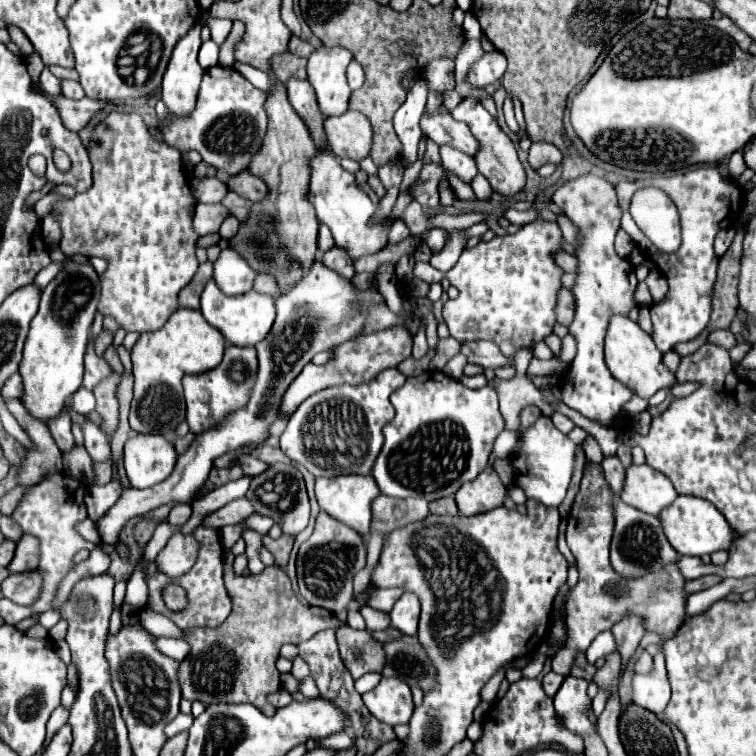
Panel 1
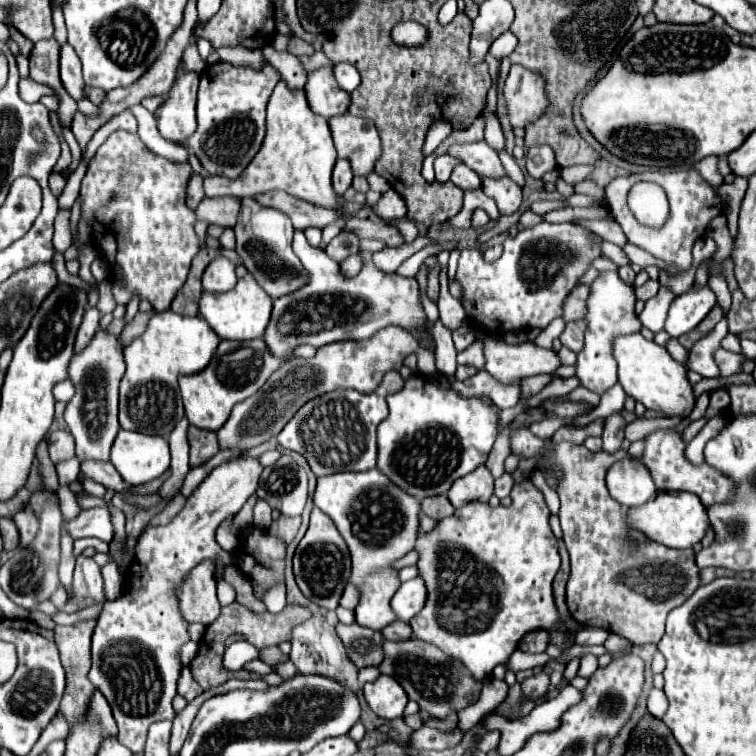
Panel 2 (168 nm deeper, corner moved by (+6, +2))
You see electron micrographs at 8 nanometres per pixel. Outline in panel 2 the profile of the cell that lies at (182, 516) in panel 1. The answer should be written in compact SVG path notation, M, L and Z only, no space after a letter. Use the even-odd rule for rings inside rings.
M238 455L232 457L230 461L218 465L188 497L184 509L174 517L172 523L164 527L150 527L146 529L138 543L136 543L136 553L134 561L130 563L128 571L124 575L132 575L126 579L124 593L116 601L106 601L98 625L92 635L92 669L90 669L90 681L94 687L106 697L106 701L112 707L114 719L118 723L118 741L128 747L132 753L142 753L148 727L154 721L164 721L164 719L174 719L174 709L172 709L172 697L176 695L176 681L180 677L180 647L190 641L188 635L188 621L182 617L180 607L178 607L178 597L176 589L184 583L184 577L200 563L200 561L222 561L226 559L226 565L230 565L230 553L224 551L216 539L214 531L216 527L228 517L234 515L242 509L246 499L256 491L258 487L258 477L262 473L264 465L256 457L248 455Z

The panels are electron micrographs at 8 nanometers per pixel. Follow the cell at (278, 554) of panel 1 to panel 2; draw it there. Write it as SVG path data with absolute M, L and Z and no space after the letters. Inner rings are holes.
M280 515L276 521L272 521L268 531L270 531L270 535L280 537L286 543L290 543L296 537L296 533L298 533L300 523L302 523L302 517L282 517Z

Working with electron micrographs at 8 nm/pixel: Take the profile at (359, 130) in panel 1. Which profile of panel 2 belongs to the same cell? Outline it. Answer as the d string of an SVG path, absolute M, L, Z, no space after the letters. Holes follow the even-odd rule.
M344 113L330 119L330 131L338 157L350 161L354 175L366 177L374 171L374 163L382 155L382 145L370 119Z

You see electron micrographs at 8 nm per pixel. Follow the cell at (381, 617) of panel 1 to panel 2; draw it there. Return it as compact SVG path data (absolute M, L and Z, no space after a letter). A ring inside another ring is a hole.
M370 469L362 473L334 473L320 477L314 491L314 505L334 521L350 549L350 583L360 591L360 603L354 609L356 623L374 631L394 623L396 617L390 599L398 591L400 579L398 569L394 569L392 563L402 559L416 545L420 533L418 499L402 493L402 489L398 489L380 469Z

